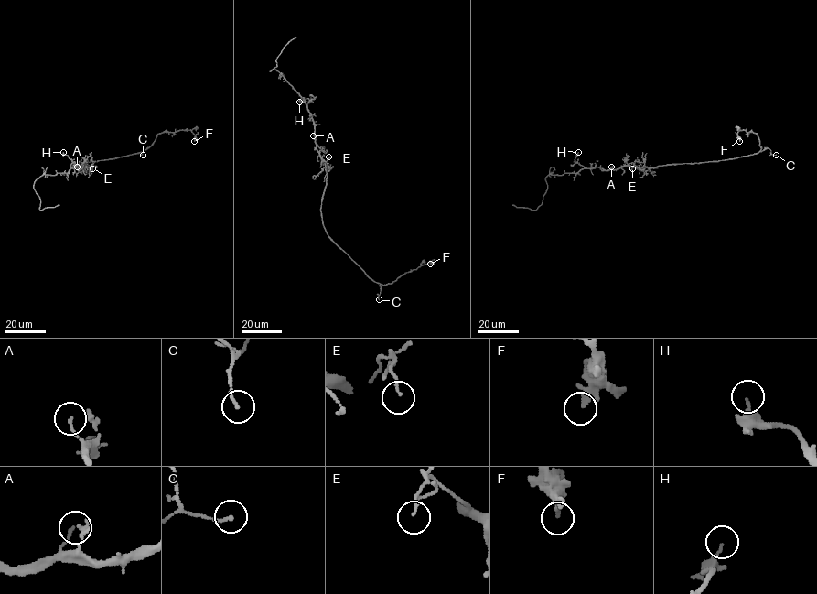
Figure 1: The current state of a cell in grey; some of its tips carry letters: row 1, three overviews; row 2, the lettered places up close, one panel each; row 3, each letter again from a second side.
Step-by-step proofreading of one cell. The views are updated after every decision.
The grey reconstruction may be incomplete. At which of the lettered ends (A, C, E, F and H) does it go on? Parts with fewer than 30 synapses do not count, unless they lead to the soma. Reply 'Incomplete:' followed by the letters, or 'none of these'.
Incomplete: none of these

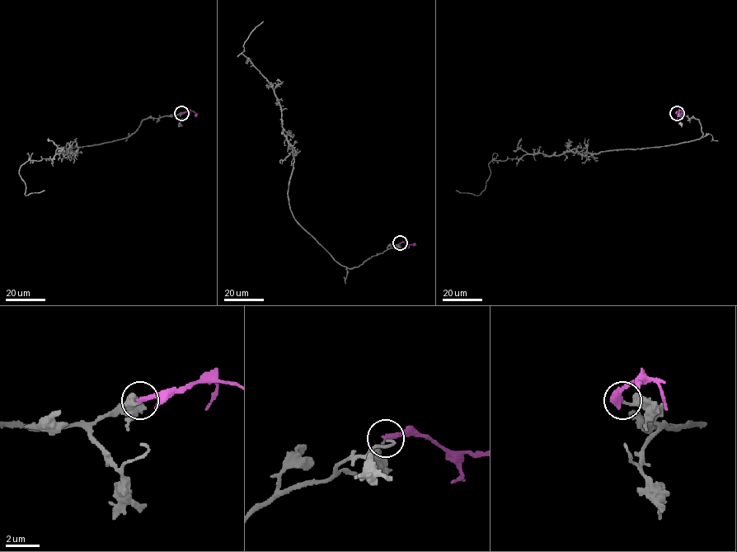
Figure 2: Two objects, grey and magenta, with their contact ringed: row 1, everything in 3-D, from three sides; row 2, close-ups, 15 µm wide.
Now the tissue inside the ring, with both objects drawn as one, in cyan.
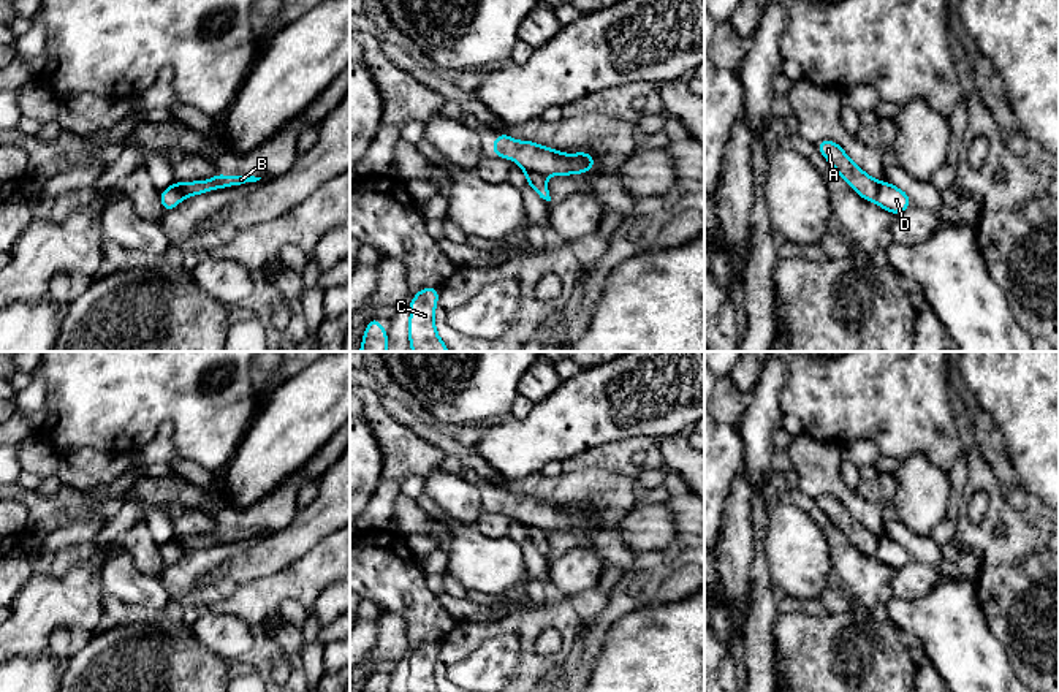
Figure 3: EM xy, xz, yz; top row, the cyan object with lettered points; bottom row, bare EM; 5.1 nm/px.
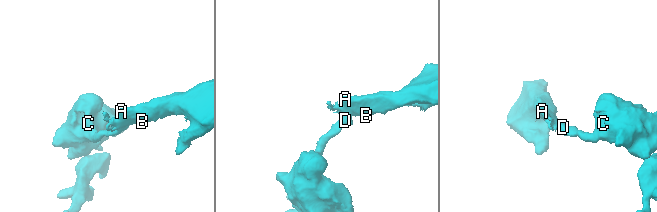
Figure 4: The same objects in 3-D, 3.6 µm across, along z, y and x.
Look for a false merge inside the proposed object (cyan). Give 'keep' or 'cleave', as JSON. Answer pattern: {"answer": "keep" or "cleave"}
{"answer": "cleave"}

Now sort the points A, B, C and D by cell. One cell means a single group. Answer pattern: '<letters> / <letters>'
A B / C D

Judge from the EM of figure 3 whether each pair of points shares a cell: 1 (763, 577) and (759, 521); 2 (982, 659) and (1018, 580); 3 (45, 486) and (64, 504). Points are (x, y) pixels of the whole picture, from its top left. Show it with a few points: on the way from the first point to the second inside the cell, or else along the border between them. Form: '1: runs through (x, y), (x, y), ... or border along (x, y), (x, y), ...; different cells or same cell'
1: runs through (759, 562), (759, 536); same cell
2: border along (979, 600), (983, 619), (1012, 667); different cells
3: border along (62, 485), (53, 496), (40, 496), (35, 491); different cells

